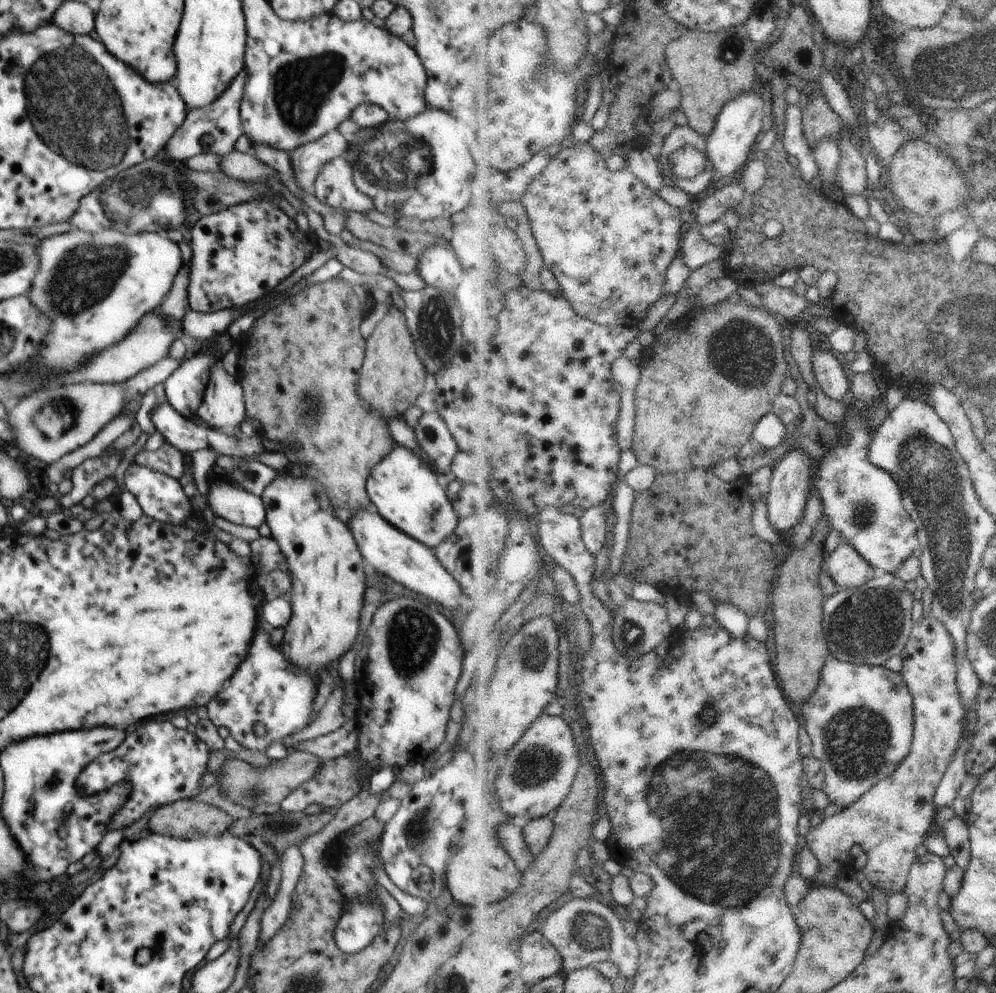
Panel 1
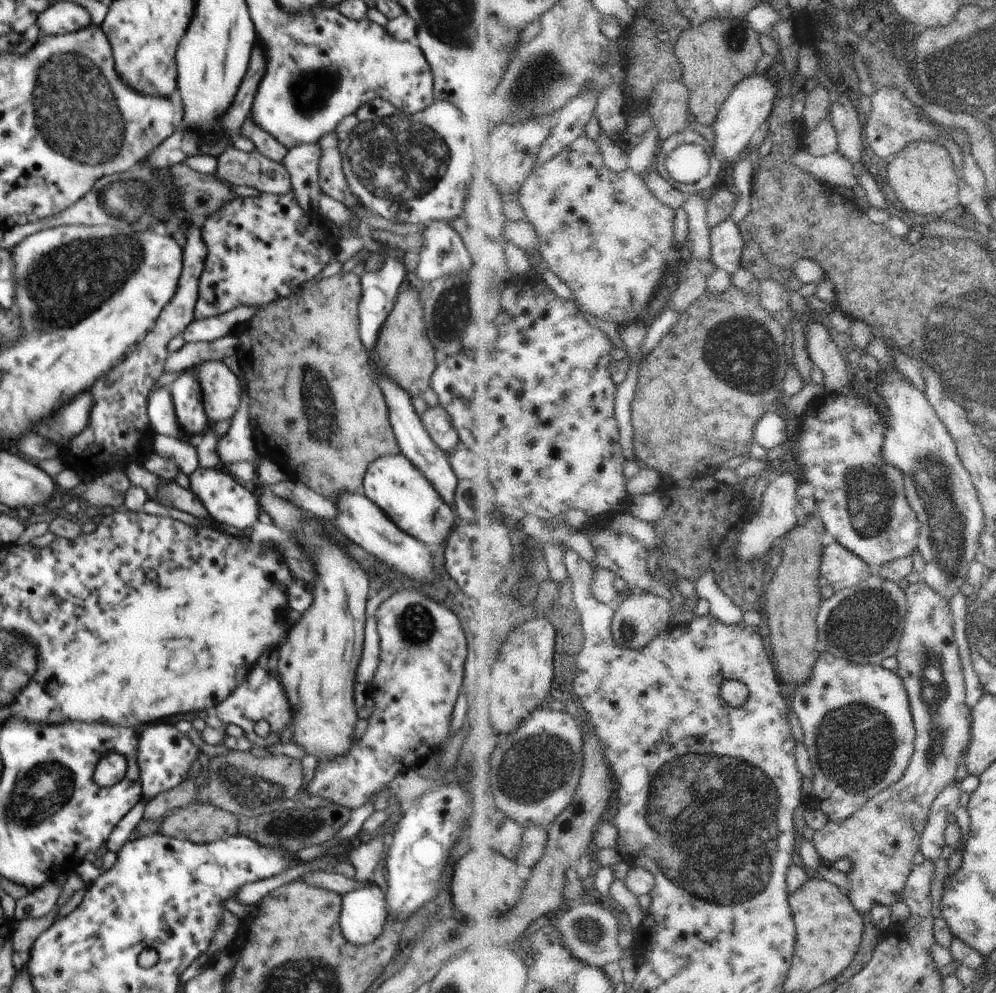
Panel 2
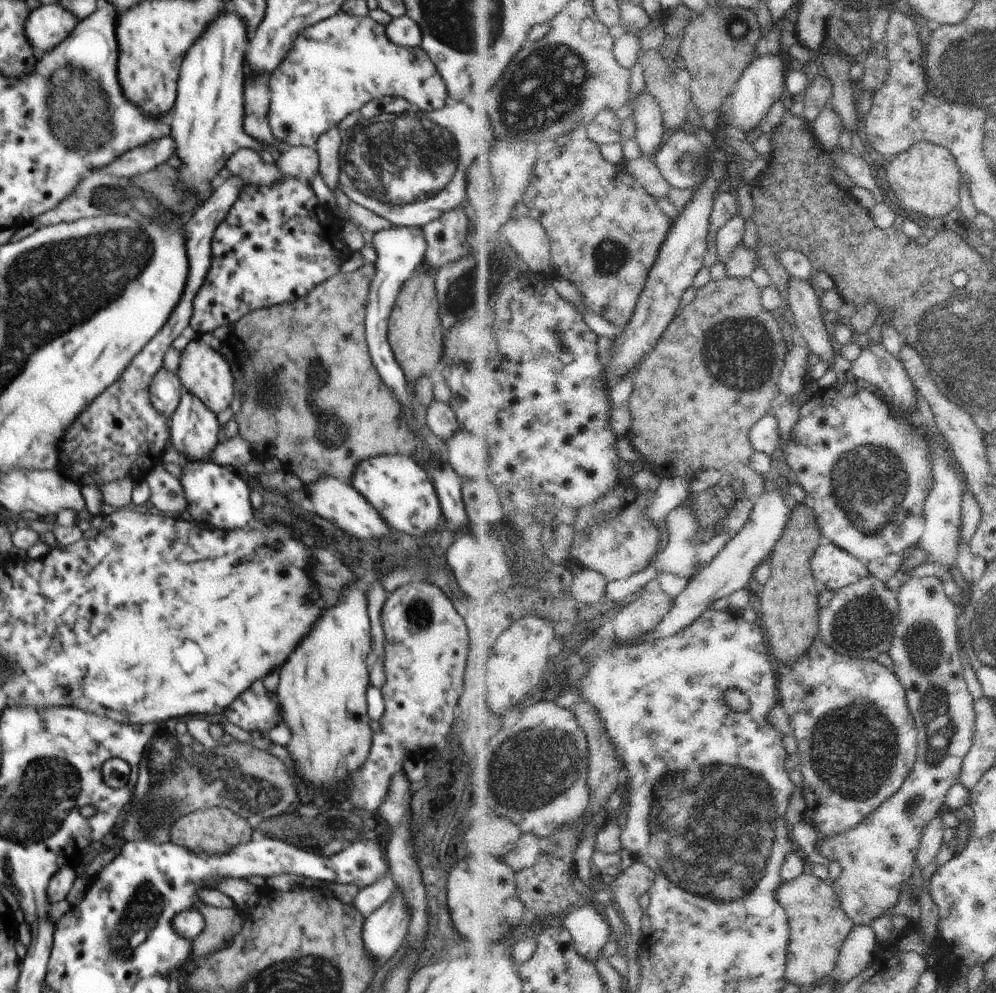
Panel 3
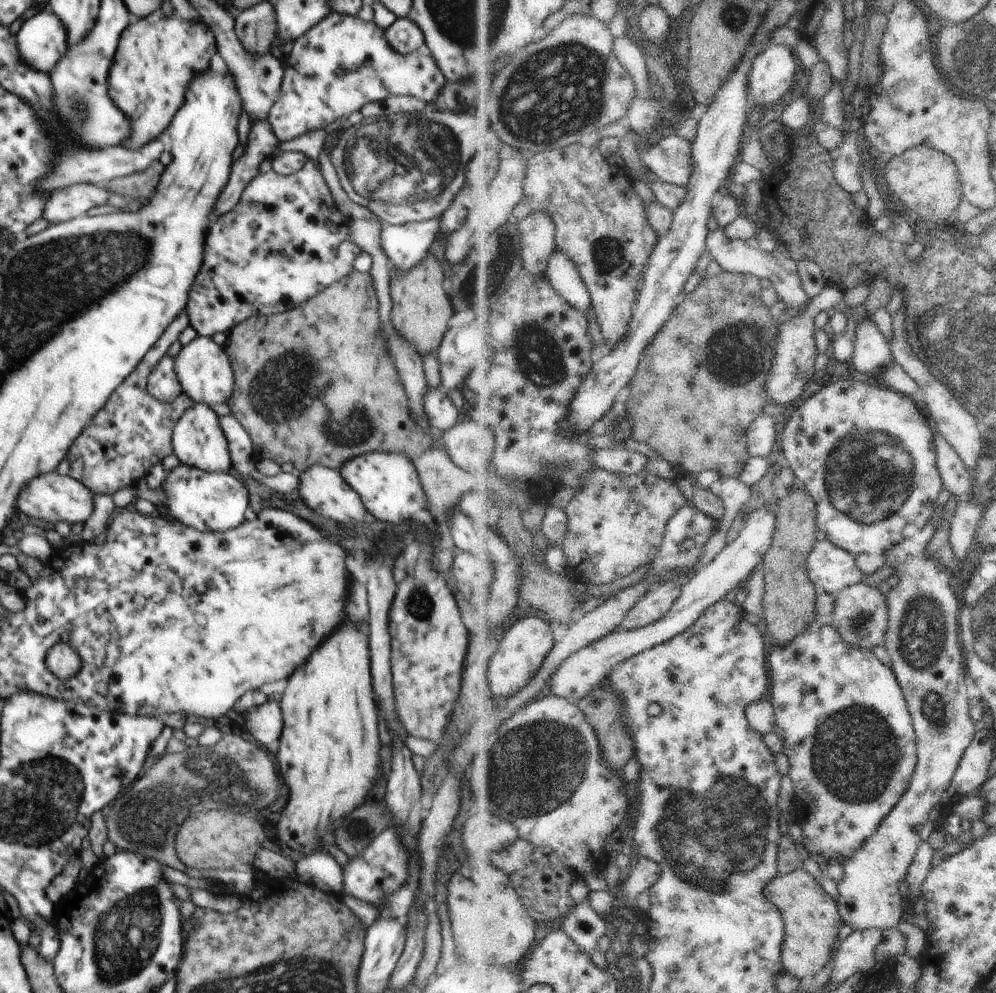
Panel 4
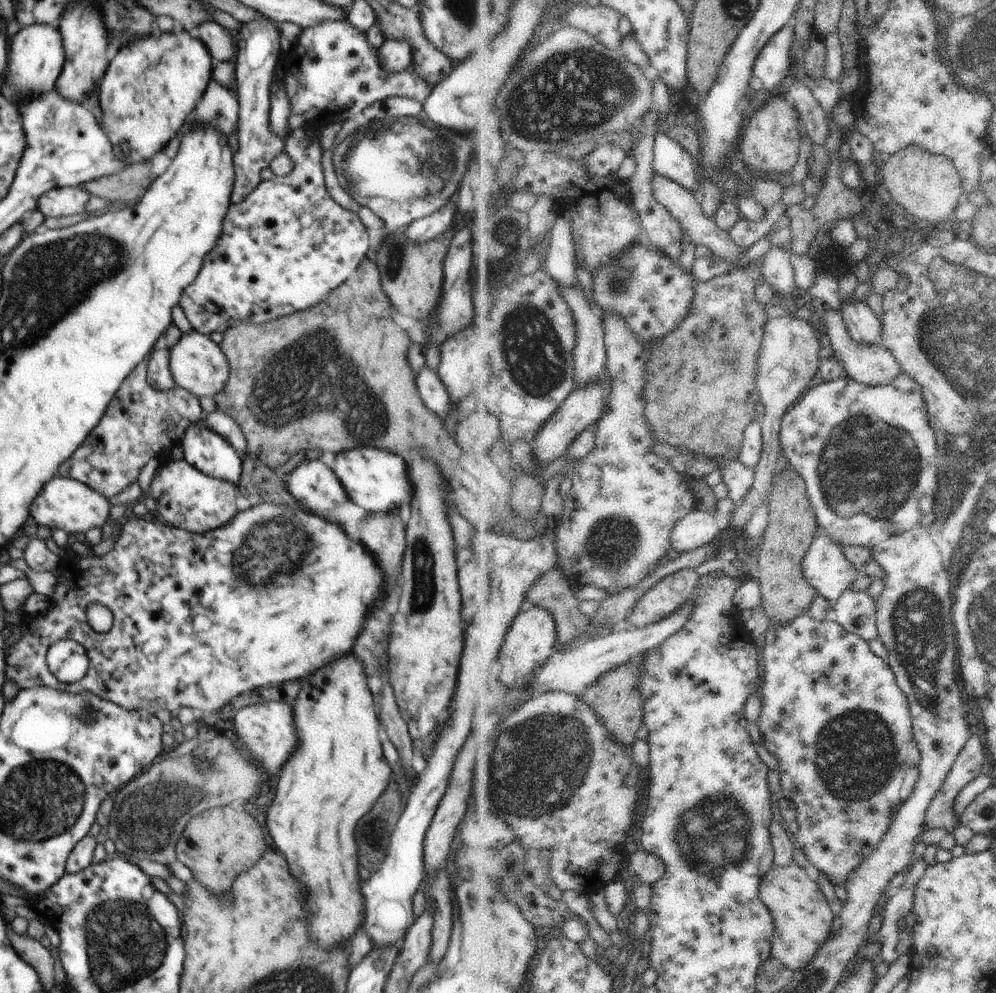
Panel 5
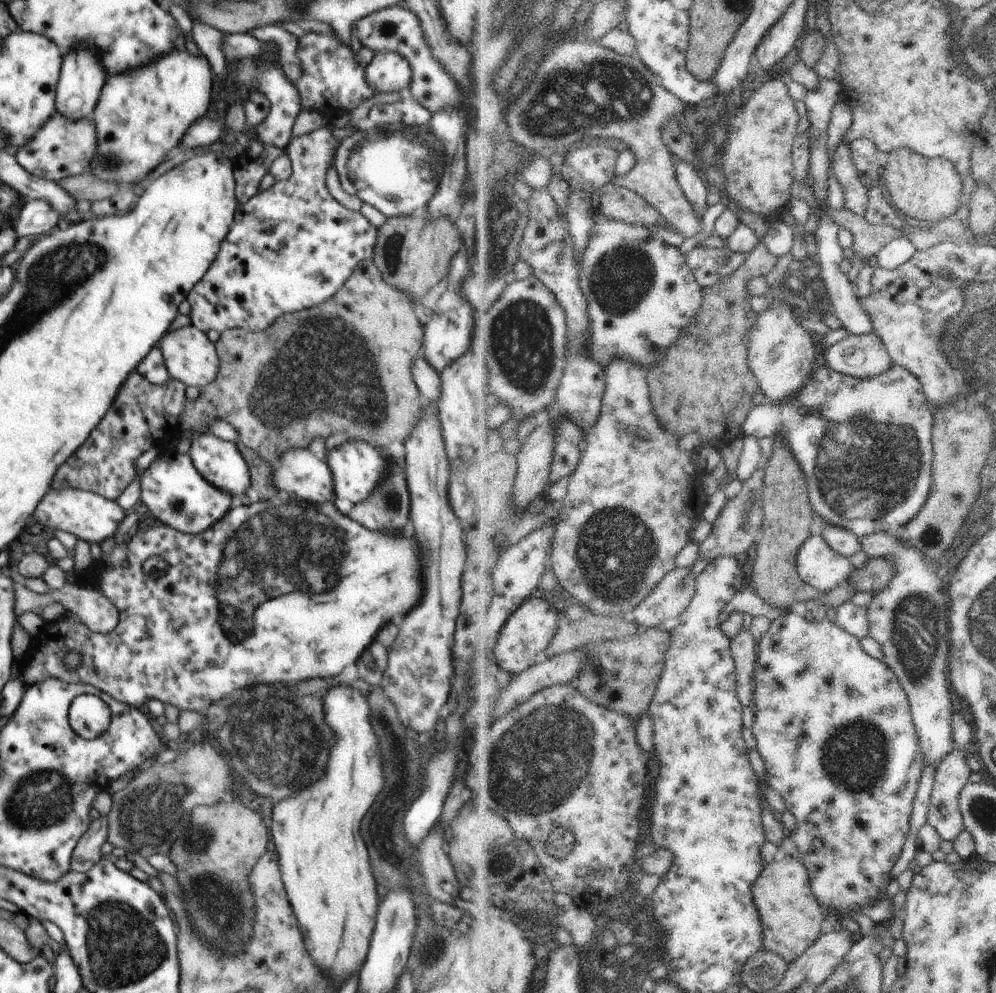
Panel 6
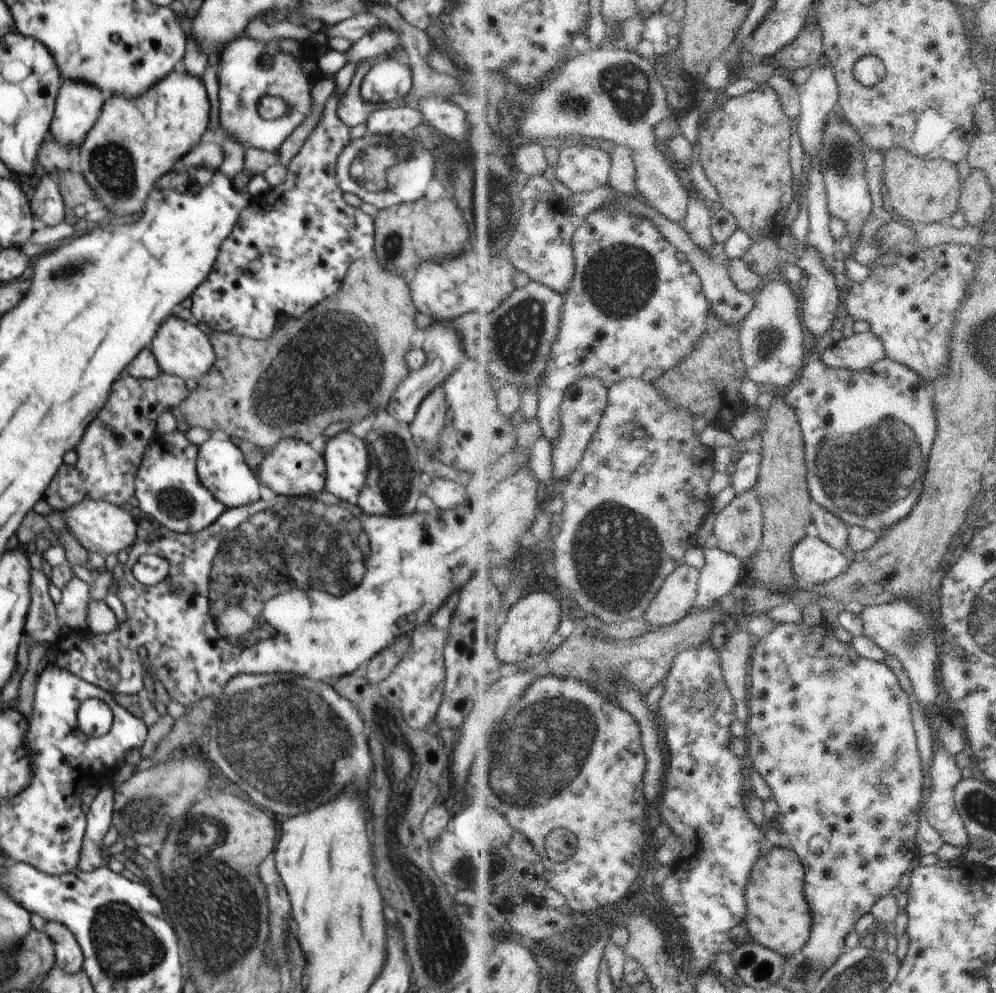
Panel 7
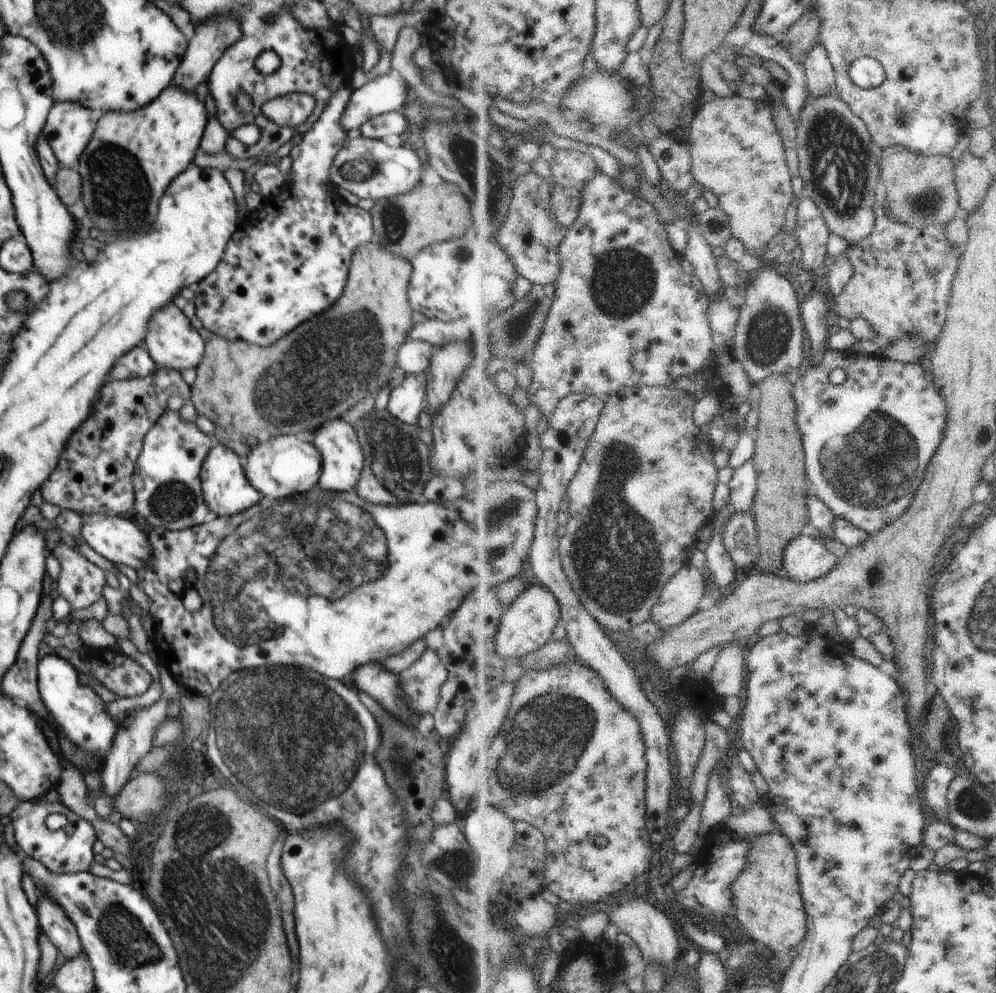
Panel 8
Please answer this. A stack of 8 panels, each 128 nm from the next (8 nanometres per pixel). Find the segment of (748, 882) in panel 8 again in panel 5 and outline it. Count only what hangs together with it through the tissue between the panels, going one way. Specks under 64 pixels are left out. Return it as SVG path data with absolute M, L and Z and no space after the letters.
M793 862L789 867L774 867L770 874L763 880L762 898L767 902L768 908L771 908L772 914L776 919L776 930L774 936L773 956L784 961L792 970L799 971L808 968L812 960L816 959L819 952L827 940L834 937L832 926L836 916L830 908L830 901L826 894L822 892L822 886L818 881L812 880L810 874L806 872L806 867Z

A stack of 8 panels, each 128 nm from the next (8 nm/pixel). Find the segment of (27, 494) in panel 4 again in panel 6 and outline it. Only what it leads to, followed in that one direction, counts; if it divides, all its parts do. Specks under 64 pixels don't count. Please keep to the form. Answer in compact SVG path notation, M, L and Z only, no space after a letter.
M72 487L50 490L44 496L44 500L38 504L34 516L42 526L48 526L48 528L54 530L65 530L70 534L74 534L77 539L85 540L90 545L94 542L100 544L106 538L116 538L118 524L126 518L124 509L116 501L108 500L102 495L84 489Z

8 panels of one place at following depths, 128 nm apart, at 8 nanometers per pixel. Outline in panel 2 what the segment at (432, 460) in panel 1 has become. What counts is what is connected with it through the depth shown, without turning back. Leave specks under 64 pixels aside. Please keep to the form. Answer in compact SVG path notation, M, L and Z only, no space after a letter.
M439 405L428 407L421 415L424 428L429 437L446 454L450 454L460 442L458 433L453 427L450 415Z

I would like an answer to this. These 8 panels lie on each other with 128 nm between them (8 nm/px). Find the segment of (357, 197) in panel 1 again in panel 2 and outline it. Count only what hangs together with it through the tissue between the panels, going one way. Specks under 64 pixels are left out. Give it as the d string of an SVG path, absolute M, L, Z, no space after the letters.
M332 131L319 140L321 146L319 185L322 192L352 209L359 200L348 189L342 173L342 157L338 151L340 139L341 135Z

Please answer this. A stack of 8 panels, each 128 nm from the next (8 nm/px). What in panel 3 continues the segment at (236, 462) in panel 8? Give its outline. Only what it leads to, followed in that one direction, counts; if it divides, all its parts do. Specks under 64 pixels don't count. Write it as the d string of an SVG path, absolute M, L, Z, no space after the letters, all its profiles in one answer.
M183 390L180 404L171 414L169 426L169 440L171 441L171 445L180 454L183 454L188 461L212 461L211 454L220 442L218 440L220 424L216 415L197 396Z

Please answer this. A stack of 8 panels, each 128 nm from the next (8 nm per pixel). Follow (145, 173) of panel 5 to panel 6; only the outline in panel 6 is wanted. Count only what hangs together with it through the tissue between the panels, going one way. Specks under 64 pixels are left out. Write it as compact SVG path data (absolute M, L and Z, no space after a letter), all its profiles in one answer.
M84 171L82 174L64 177L57 182L76 201L102 200L110 198L118 190L122 190L117 184L100 180L92 173Z

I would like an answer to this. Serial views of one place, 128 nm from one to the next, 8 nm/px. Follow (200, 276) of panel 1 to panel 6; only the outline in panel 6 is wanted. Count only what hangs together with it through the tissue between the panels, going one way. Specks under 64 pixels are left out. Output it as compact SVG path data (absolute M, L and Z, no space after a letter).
M329 125L315 129L309 134L292 139L284 148L292 165L292 174L285 181L276 181L269 189L256 193L248 202L238 203L234 220L230 225L228 234L220 243L217 257L210 265L208 272L194 285L194 288L187 294L187 300L191 306L191 323L207 333L209 330L224 332L228 329L244 329L247 331L265 331L280 315L291 315L292 313L310 309L327 301L335 295L344 281L352 274L359 262L373 258L374 247L377 241L377 228L374 227L360 211L353 211L342 206L328 190L326 179L328 169L333 164L333 158L339 140L334 138Z

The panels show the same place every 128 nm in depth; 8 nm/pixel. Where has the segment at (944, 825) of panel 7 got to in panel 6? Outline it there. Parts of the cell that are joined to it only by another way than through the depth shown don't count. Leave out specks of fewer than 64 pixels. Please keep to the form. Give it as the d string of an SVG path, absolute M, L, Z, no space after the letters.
M973 743L964 749L952 750L940 764L935 768L935 777L933 789L930 796L930 804L927 812L927 823L938 831L943 840L956 840L958 834L963 831L963 816L961 815L959 805L959 794L964 785L969 782L968 777L972 772L966 765L966 756L968 753L975 754Z

